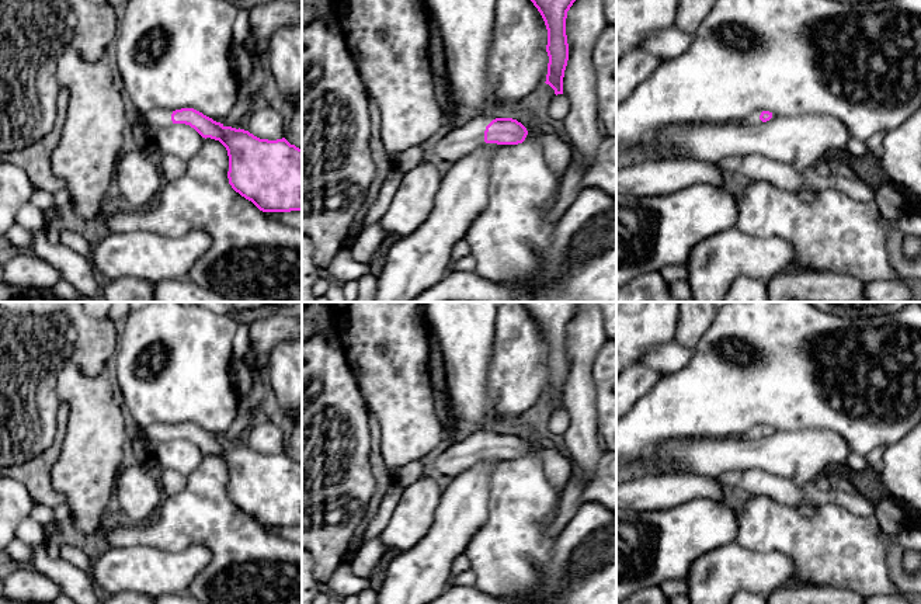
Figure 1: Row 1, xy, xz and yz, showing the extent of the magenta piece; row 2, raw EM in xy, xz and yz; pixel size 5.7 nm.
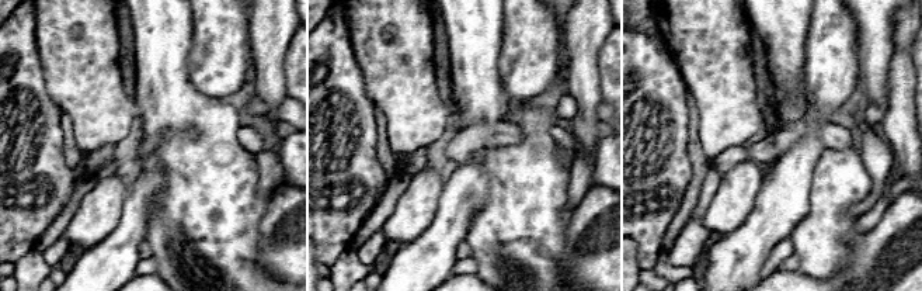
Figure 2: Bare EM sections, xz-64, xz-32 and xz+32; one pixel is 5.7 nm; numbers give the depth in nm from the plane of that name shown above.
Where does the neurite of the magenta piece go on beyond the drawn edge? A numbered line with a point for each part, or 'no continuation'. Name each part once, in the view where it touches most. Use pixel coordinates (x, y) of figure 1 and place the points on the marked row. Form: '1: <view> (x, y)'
1: xz (455, 142)

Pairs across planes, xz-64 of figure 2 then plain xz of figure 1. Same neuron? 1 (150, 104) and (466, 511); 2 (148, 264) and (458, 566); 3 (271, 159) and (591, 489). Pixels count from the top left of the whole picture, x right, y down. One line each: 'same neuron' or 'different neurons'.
1: different neurons
2: different neurons
3: different neurons

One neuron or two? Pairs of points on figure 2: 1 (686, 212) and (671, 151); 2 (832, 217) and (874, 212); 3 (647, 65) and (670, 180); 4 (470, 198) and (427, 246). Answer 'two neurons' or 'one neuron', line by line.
1: two neurons
2: two neurons
3: one neuron
4: one neuron

